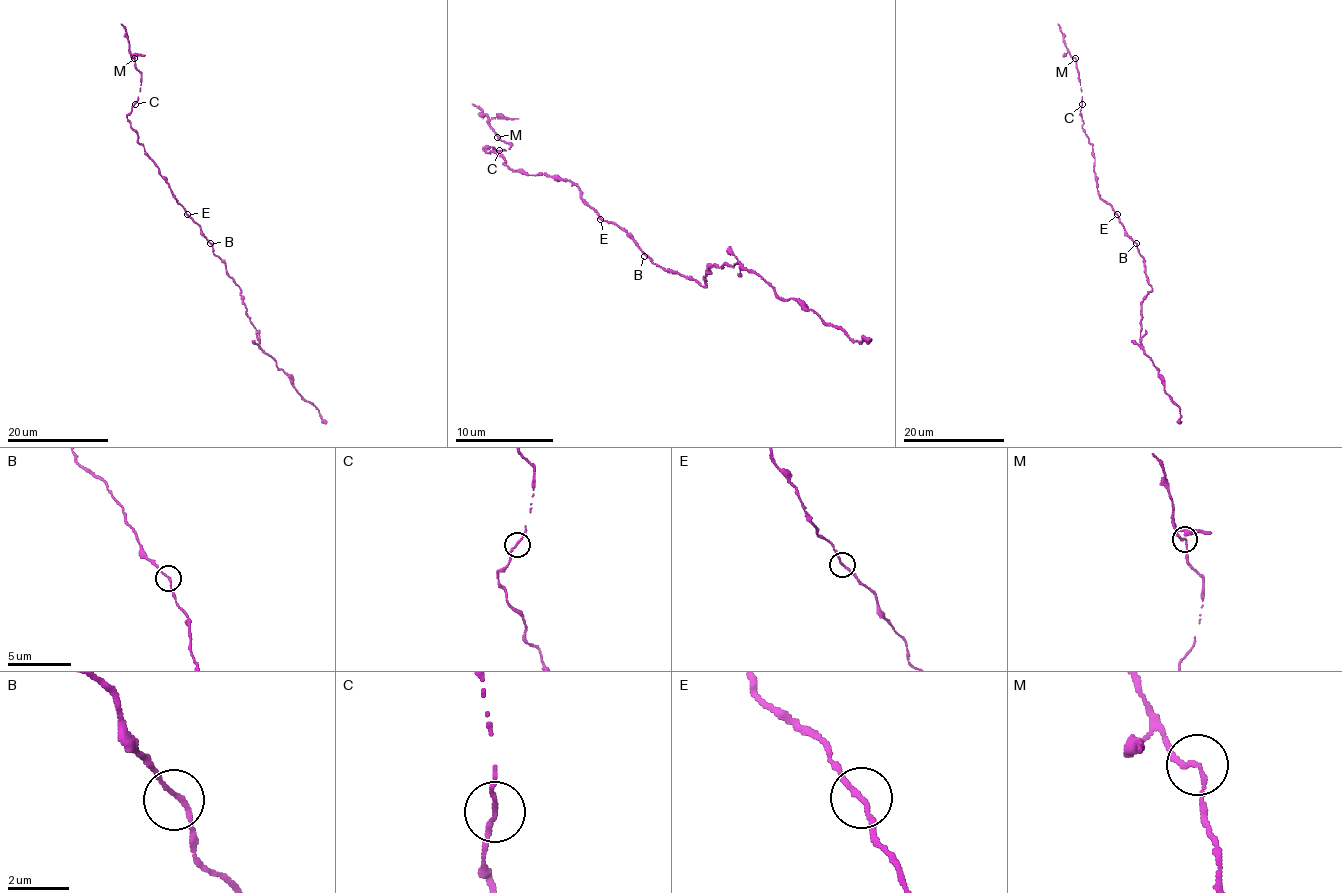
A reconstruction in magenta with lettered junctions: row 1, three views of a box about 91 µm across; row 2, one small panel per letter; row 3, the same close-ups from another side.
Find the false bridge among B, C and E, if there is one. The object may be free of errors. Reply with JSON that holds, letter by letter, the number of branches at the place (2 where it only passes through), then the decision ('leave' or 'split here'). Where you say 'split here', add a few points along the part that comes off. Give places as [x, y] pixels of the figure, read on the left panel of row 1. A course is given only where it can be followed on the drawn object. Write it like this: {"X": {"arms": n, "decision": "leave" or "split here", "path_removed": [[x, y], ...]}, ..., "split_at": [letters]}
{"B": {"arms": 2, "decision": "leave"}, "C": {"arms": 2, "decision": "leave"}, "E": {"arms": 2, "decision": "leave"}, "split_at": []}

